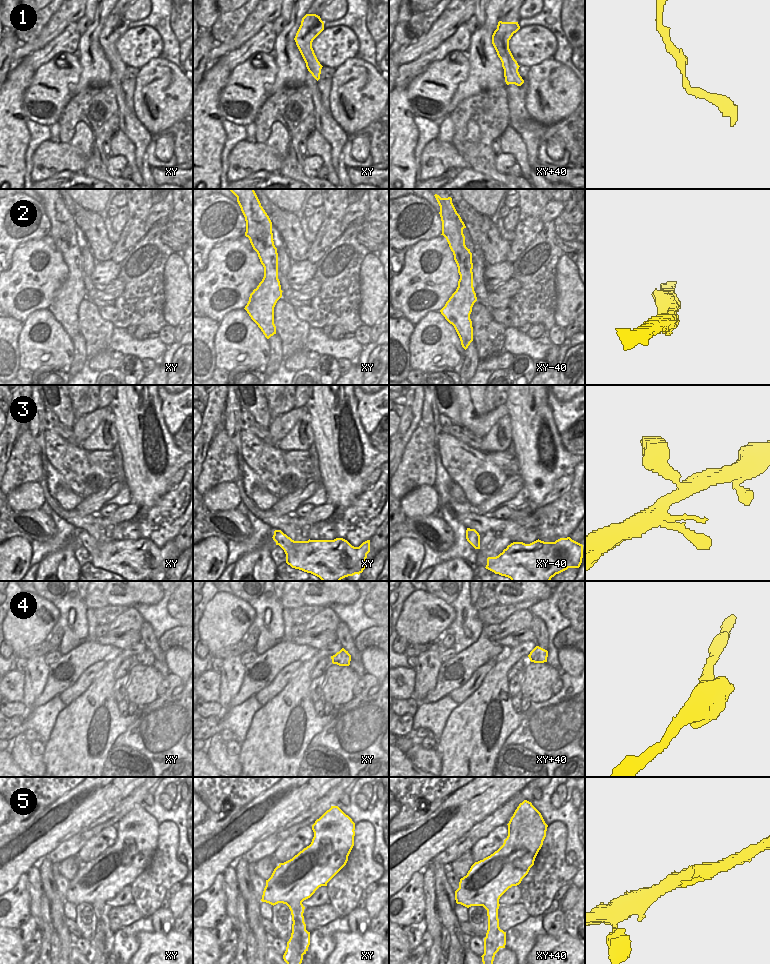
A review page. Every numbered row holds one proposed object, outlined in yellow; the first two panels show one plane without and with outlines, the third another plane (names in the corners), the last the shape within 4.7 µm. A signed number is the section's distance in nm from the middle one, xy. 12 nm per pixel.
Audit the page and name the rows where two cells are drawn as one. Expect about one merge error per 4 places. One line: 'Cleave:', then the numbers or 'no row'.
Cleave: no row

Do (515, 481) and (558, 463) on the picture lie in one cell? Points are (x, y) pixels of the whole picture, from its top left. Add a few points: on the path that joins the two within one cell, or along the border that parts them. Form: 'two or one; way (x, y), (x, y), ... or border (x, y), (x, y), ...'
two; border (519, 474), (524, 487)

